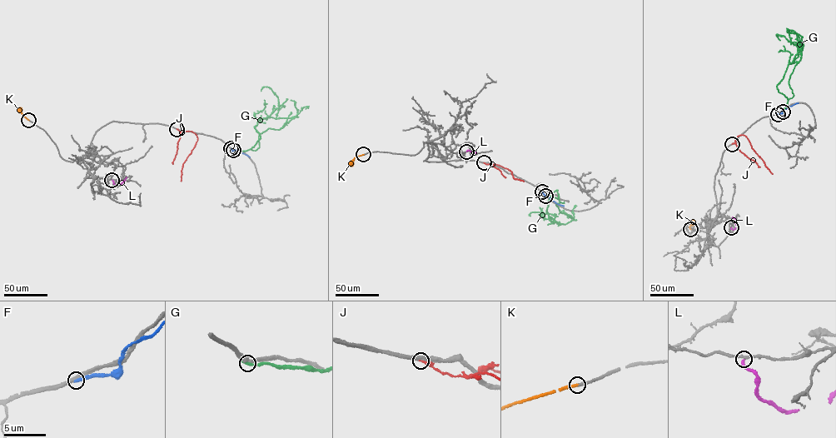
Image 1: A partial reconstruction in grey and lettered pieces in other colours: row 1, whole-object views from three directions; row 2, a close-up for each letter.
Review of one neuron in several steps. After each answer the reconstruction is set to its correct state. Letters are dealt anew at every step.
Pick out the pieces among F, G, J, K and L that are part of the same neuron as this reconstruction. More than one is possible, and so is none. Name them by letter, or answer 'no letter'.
K

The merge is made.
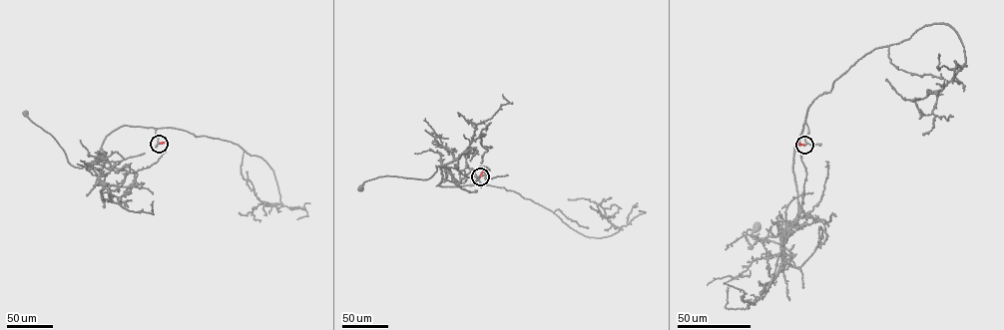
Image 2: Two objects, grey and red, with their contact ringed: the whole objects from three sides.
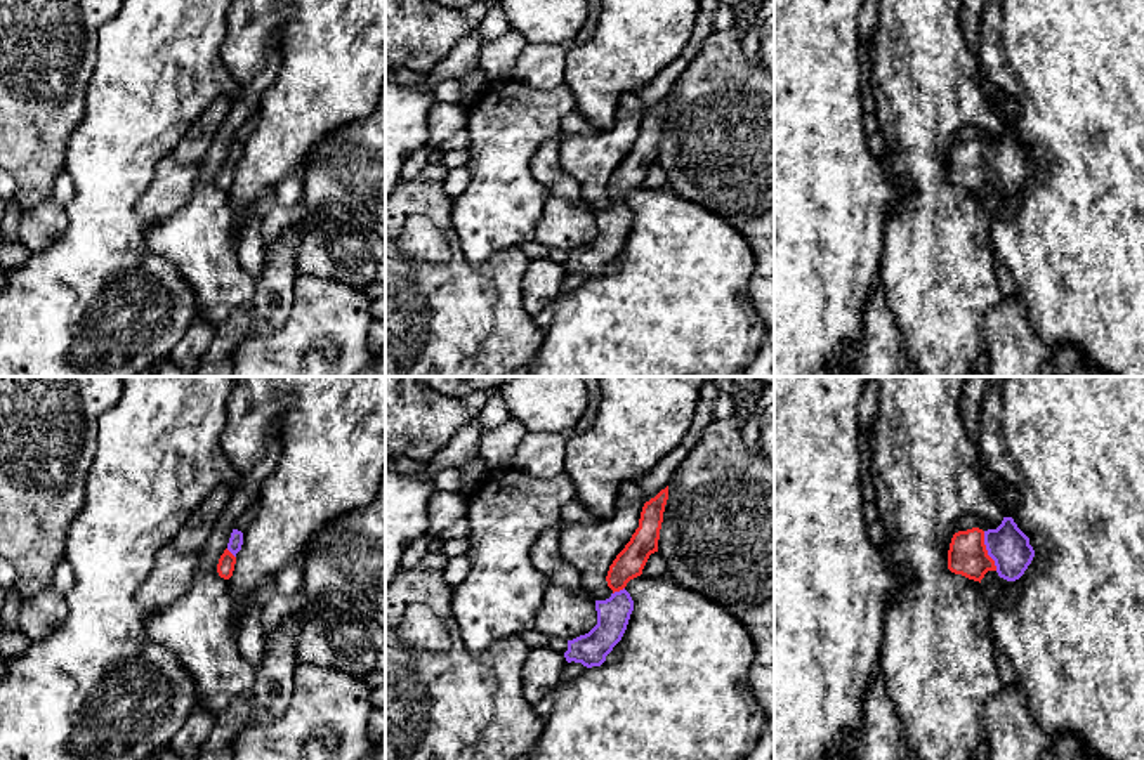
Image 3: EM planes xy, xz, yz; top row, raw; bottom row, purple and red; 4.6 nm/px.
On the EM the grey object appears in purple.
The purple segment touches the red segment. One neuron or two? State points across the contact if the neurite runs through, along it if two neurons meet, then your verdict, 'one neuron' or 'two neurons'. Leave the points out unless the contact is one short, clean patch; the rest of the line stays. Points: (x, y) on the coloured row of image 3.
way yz (1007, 545), (1004, 549), (986, 549), (967, 556); one neuron

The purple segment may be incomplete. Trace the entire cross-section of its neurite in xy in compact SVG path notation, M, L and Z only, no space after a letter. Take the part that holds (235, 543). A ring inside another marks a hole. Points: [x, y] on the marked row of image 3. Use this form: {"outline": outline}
{"outline": "M233 529L227 548L224 550L217 564L217 573L220 578L229 580L233 576L236 554L241 550L241 545L243 545L243 533Z"}

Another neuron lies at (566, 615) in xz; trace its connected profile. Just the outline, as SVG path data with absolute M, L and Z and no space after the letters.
M549 580L535 630L564 640L588 633L597 625L595 600L585 590L568 590Z

